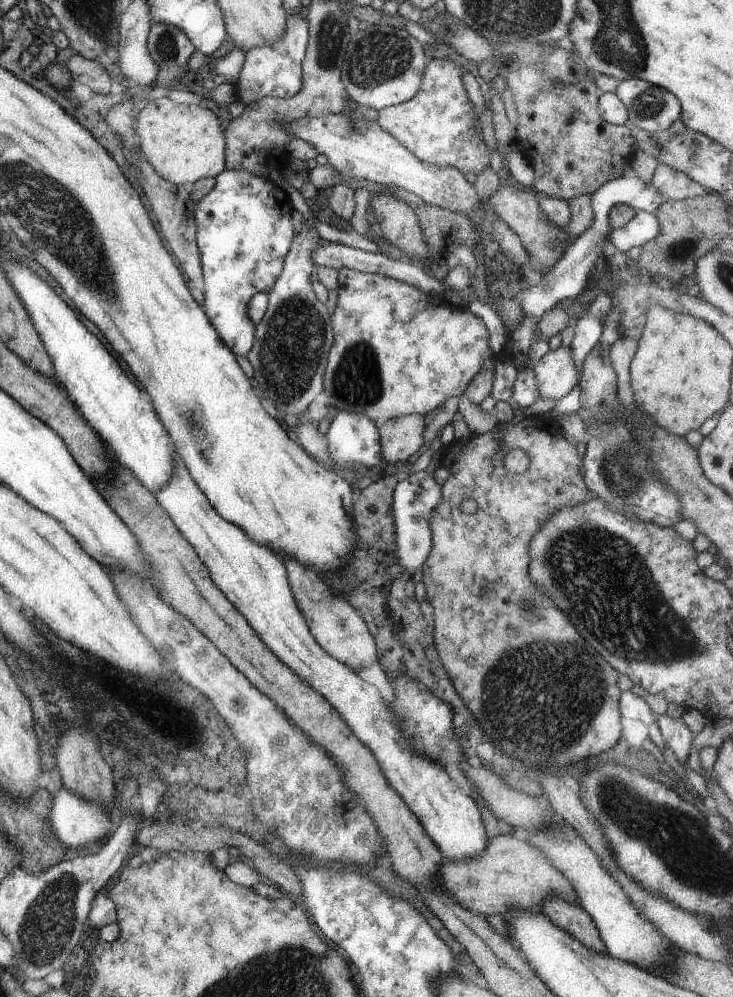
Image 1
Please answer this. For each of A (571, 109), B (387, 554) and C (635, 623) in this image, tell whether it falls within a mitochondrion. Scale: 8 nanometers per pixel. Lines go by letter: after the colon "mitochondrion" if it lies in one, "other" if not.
A: mitochondrion
B: other
C: mitochondrion

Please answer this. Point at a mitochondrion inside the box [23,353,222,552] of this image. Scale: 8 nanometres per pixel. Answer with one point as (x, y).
(195, 423)

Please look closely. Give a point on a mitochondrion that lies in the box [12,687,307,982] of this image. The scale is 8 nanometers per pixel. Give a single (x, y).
(43, 931)

